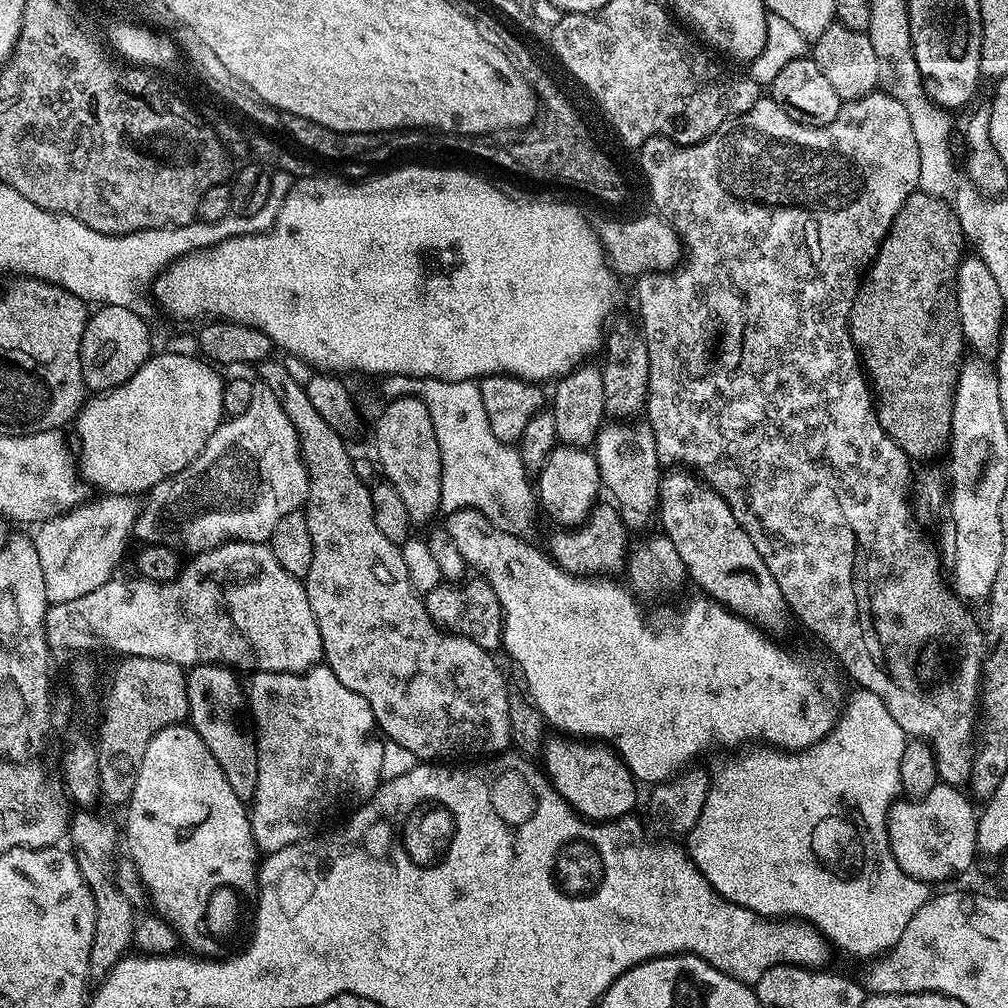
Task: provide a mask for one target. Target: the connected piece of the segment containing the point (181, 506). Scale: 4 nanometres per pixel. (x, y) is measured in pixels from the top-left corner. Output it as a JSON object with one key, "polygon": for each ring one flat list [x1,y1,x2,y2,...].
{"polygon":[[256,382,254,399,246,414,238,414,221,422,210,442,206,442,202,454,198,454,190,466,171,480,158,482,147,493,145,500,148,501,145,504,143,501,136,518,134,536,144,544,165,544,185,553,188,551,188,554,209,552,219,544,230,544,234,540,263,544,271,539,278,522,286,514,303,509,307,496,308,465,300,451,298,434,290,418,286,418,286,410,278,406,278,398,274,398,270,386]]}

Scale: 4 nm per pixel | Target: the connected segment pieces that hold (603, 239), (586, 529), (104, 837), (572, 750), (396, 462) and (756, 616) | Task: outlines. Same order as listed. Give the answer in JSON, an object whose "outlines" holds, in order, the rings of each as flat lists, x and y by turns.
{"outlines":[[[651,215,636,216,633,220,608,220,599,225,600,245,608,256,612,271,621,277,639,278,646,272,671,272,681,263,680,235,663,216]],[[597,503,587,518,575,528,560,526,555,530,557,532,548,536,546,552,552,563,557,564,562,570,585,578,612,578,625,571,630,547,630,530,622,522,620,511,616,509,615,504]],[[80,810,77,811,75,814,76,817,71,817,70,820,70,840,72,836,72,844,71,847,74,849,74,855,76,858,76,861,78,862,78,866,82,870,82,878,86,878,86,882,90,886,90,890,92,891,92,897,94,898,94,906,96,907,96,921,94,922,94,942,90,946,90,970,88,971,89,977,93,981,99,982,104,979,105,976,108,975,109,972,111,972,112,967,118,963,118,961,121,960,122,957,129,955,130,949,133,947,132,943,132,935,134,934,134,930,136,929,136,921,138,919,138,912,137,909,132,907,132,903,127,900,126,897,122,894,122,890,118,890,118,886,116,885,116,878,113,872,113,869,110,867,108,869,108,856,112,856,116,852,116,836,118,840,118,824,116,821,116,824,112,820,107,820,104,816,99,816,99,811,96,810]],[[552,734,544,741,542,749,543,771,552,782,552,787,578,815,593,822,606,820,619,820,620,817,629,815,636,804,636,788,638,782,632,777,632,771,625,766,623,760,616,755,609,745,603,742,589,742,584,738,569,738,564,734]],[[398,396,387,401,388,405,376,420,376,452,374,460,383,479,398,490,406,502,406,514,413,525,420,526,441,511,442,458,430,410,416,396]],[[676,466,665,471,660,477,660,489,658,490,660,507,658,509,658,524,661,524,663,535,674,542,678,554,682,557,684,570,689,581,692,580,701,588,705,597,711,598,718,604,724,605,729,612,735,612,746,620,769,633,777,634,784,628,784,612,786,616,786,605,784,595,774,582,774,574,766,566,762,554,758,554,758,546,742,530,738,518,730,510,730,506,721,498,710,485,705,484,695,472,683,467]]]}

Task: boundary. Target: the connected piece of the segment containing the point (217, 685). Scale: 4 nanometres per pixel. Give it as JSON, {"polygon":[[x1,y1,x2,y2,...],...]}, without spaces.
{"polygon":[[197,664,187,669,186,675,187,723,206,742,206,750,214,754,214,762,222,766,222,774,226,774,226,782,230,782,234,794,245,802,252,801,256,793,256,738,246,723,242,680,233,669,222,664]]}

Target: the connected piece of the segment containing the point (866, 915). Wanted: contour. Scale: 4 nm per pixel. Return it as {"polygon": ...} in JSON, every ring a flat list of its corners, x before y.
{"polygon":[[863,690,856,693,857,696,849,704,847,701,843,705,838,722,831,732,811,748,788,751,777,750,771,746,756,746,753,747,756,748,753,752,741,751,737,760,730,761,711,781,706,794,706,806,702,806,698,822,691,832,687,833,686,840,689,840,689,844,686,844,686,851,706,878,706,882,712,884,717,896,732,904,749,908,760,916,799,918,813,924,833,949,841,948,846,955,857,956,858,959,868,962,883,956,898,943,906,926,910,926,910,918,914,918,914,914,922,910,924,903,929,900,930,891,928,892,929,885,925,881,915,880,913,876,906,874,906,870,900,868,900,863,892,852,888,811,891,810,896,796,901,795,898,762,902,762,902,750,906,743,904,731,878,695]]}

